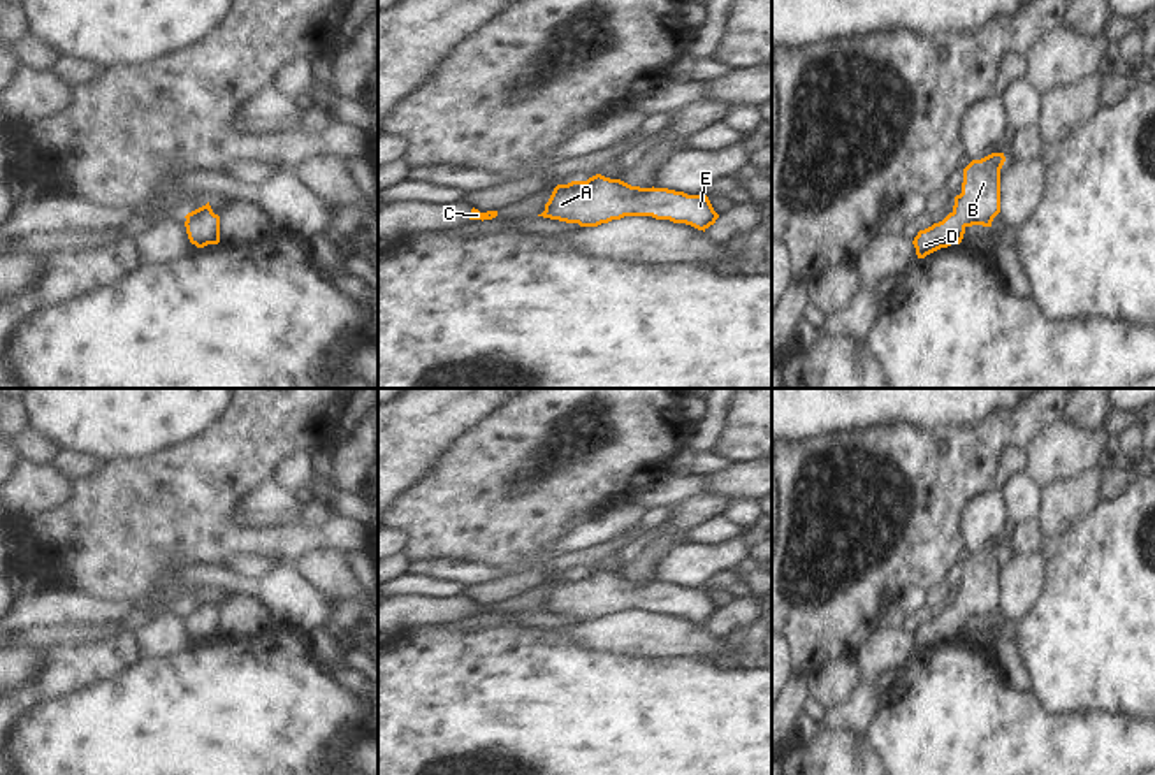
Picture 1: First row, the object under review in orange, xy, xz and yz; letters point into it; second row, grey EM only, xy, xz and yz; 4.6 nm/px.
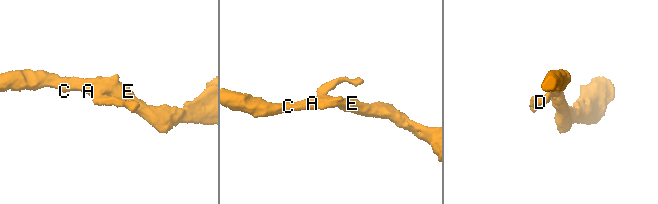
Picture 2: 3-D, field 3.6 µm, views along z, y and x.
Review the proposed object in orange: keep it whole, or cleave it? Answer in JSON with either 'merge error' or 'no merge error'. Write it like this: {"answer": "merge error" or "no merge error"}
{"answer": "no merge error"}

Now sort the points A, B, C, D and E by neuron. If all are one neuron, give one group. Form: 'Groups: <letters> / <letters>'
Groups: A B C D E

